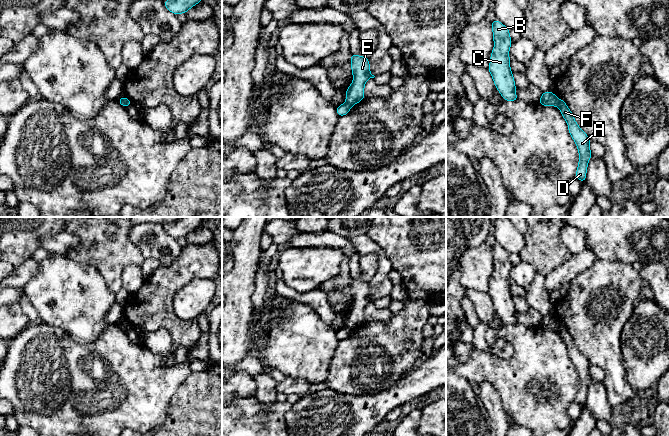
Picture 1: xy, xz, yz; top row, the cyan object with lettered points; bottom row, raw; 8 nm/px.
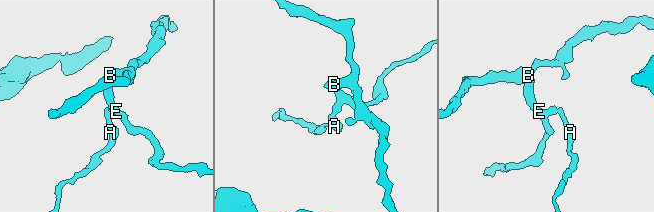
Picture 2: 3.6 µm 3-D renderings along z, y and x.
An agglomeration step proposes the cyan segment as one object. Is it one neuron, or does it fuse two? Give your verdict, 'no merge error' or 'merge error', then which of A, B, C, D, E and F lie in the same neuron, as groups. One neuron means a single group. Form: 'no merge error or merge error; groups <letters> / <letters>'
merge error; groups A D F / B C E

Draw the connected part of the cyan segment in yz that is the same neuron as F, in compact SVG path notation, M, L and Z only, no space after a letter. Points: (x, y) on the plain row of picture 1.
M558 323L557 331L559 332L563 342L566 344L569 357L578 372L579 387L575 401L585 407L588 386L592 381L590 375L591 364L589 363L588 359L578 350L572 336L562 323Z

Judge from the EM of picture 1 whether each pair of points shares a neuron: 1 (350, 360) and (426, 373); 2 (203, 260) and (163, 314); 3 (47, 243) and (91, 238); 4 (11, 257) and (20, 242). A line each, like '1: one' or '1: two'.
1: two
2: one
3: two
4: one

